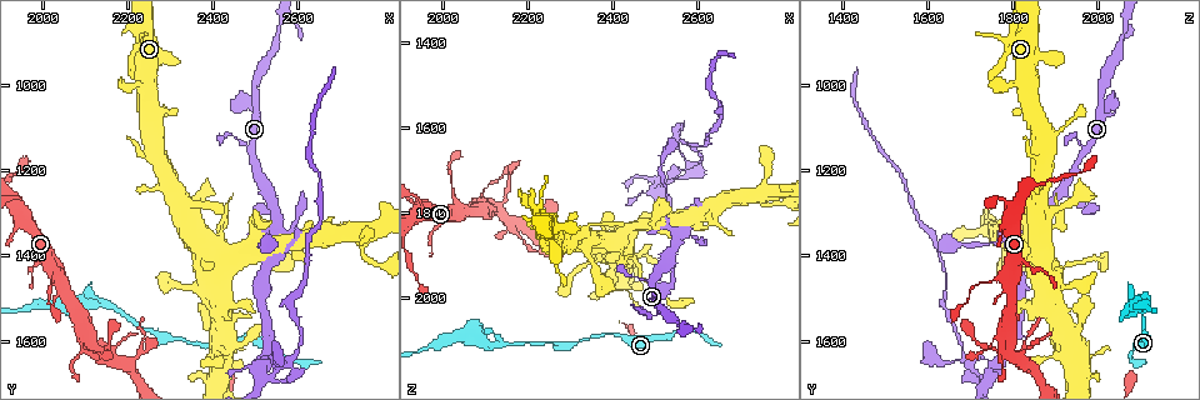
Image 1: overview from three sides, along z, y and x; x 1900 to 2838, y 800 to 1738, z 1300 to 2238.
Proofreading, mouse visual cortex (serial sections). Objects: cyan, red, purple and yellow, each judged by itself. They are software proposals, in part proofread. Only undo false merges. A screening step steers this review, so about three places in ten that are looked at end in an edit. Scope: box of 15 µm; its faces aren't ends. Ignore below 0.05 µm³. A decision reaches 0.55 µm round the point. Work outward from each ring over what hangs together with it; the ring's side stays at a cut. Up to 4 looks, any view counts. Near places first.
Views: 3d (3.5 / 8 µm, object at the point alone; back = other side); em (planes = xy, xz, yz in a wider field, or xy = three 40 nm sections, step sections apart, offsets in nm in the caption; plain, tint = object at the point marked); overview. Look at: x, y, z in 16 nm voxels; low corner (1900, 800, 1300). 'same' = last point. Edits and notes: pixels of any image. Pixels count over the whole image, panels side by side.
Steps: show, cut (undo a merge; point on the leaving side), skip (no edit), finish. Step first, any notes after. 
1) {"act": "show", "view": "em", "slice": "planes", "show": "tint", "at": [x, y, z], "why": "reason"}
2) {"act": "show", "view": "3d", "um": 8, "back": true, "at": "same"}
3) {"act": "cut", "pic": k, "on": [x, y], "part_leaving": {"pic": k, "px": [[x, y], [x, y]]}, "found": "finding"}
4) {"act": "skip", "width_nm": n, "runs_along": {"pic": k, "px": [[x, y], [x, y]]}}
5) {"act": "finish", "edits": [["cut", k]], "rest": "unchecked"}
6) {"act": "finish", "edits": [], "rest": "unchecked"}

{"act": "show", "view": "3d", "um": 3.5, "at": [2405, 1575, 1950], "why": "calibre changes"}

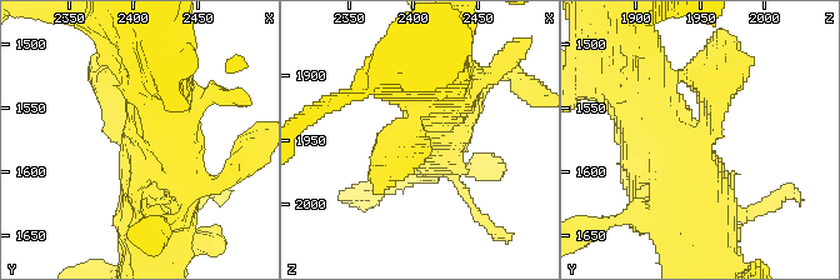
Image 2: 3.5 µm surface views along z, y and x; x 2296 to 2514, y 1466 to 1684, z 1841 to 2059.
{"act": "show", "view": "em", "slice": "planes", "show": "tint", "at": [2402, 1580, 1942]}

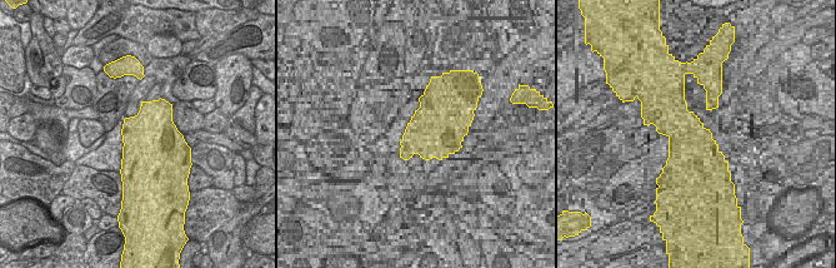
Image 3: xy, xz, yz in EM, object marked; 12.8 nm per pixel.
{"act": "skip", "found": "all the same cell"}

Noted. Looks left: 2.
{"act": "show", "view": "3d", "um": 3.5, "at": [2030, 1440, 1780]}

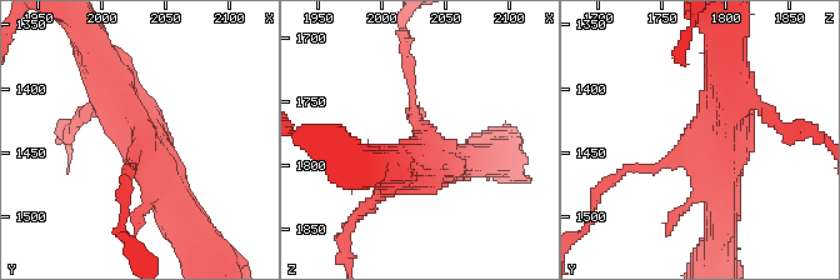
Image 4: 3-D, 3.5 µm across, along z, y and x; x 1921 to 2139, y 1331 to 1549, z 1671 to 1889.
{"act": "skip", "runs_along": {"pic": 4, "px": [[109, 86], [194, 229]]}, "found": "all the same cell"}

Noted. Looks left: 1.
{"act": "finish", "edits": [], "rest": "unchecked"}

